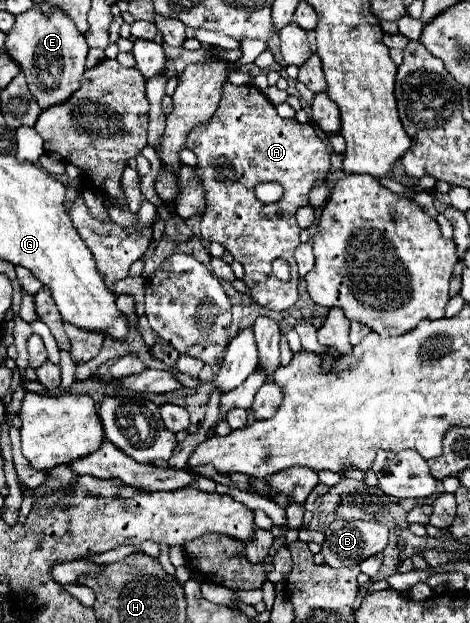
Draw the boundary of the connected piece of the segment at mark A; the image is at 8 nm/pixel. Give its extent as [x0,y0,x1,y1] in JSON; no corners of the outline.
[186,82,330,312]

